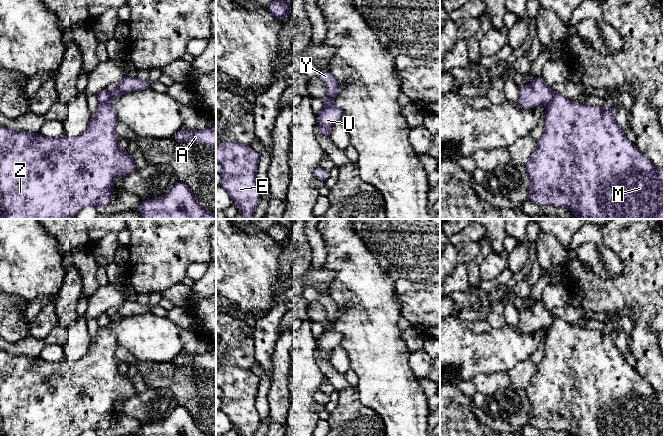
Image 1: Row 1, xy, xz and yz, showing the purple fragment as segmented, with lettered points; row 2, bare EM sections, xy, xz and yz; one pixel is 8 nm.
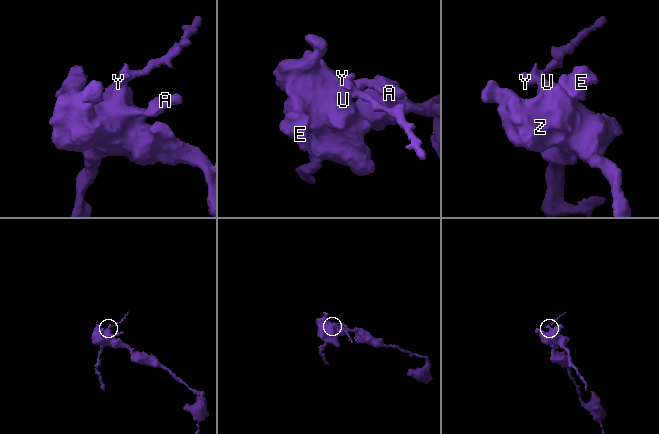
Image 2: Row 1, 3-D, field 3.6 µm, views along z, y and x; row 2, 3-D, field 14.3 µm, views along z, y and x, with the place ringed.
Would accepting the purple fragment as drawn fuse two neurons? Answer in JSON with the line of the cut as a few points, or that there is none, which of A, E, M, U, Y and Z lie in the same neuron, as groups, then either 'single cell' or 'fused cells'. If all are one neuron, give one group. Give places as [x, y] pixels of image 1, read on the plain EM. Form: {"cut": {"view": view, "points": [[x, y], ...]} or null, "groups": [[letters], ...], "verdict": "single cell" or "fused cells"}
{"cut": {"view": "xy", "points": [[111, 316], [110, 322], [107, 325], [99, 327]]}, "groups": [["A", "E", "M", "U", "Z"], ["Y"]], "verdict": "fused cells"}

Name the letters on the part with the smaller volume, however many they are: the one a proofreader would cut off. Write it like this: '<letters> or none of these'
Y

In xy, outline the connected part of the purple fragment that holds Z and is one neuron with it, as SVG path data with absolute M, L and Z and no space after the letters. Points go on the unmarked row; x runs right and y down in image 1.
M118 314L111 316L110 324L105 327L99 327L97 334L92 339L89 349L84 357L78 361L72 362L62 360L59 362L48 362L40 357L16 356L0 349L0 415L2 416L2 436L80 436L87 430L92 430L97 433L107 430L111 425L111 420L114 415L114 404L121 398L130 398L137 395L132 379L126 375L122 375L117 370L118 360L115 351L119 348L114 333L111 332L111 327L122 319Z

